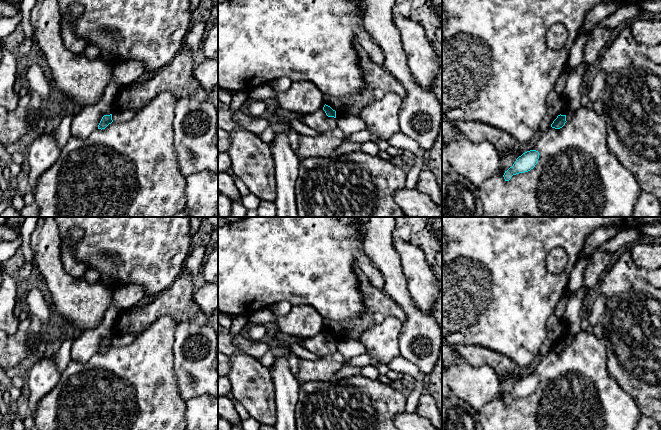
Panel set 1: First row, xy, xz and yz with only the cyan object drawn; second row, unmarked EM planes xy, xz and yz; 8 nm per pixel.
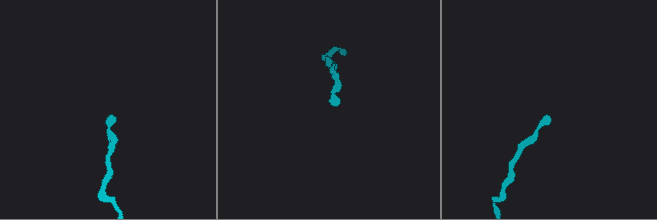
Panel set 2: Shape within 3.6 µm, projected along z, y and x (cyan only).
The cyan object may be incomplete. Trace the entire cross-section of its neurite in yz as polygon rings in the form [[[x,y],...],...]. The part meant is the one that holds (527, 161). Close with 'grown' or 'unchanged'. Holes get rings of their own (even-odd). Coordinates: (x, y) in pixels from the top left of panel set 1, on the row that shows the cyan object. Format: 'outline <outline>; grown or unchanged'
outline [[[530,150],[519,156],[512,167],[505,171],[503,177],[509,181],[513,175],[528,172],[535,167],[539,159],[539,152]]]; unchanged

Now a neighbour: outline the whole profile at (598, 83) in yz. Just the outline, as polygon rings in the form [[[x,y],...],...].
[[[596,68],[593,70],[593,72],[594,75],[590,84],[590,88],[588,89],[588,97],[590,101],[594,103],[598,98],[600,98],[601,92],[605,88],[606,74]]]

